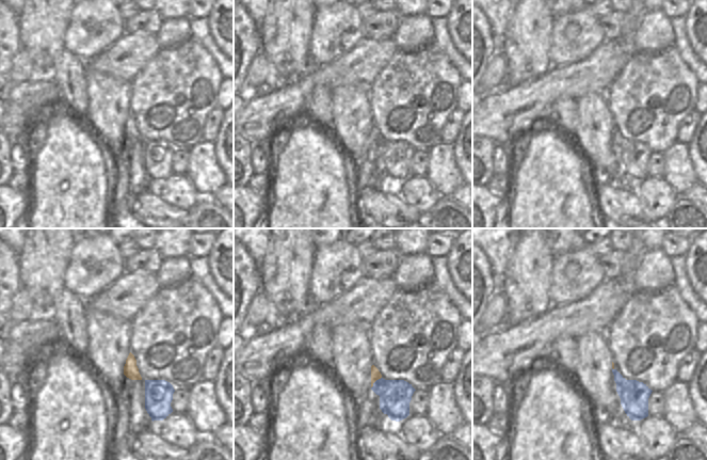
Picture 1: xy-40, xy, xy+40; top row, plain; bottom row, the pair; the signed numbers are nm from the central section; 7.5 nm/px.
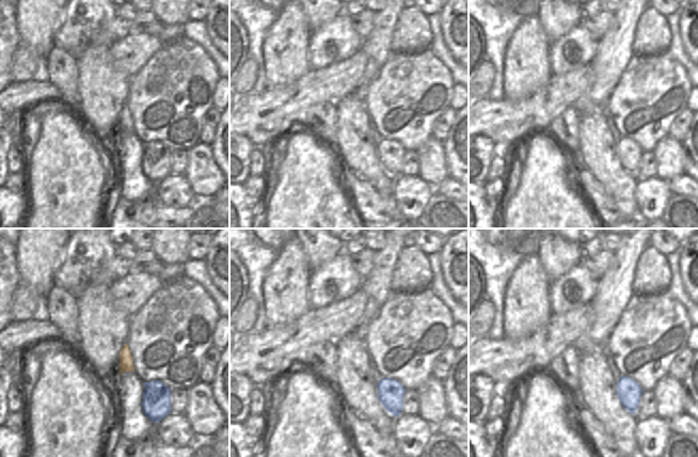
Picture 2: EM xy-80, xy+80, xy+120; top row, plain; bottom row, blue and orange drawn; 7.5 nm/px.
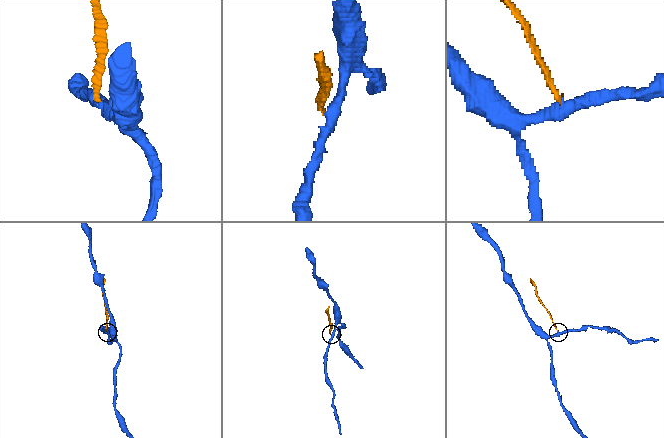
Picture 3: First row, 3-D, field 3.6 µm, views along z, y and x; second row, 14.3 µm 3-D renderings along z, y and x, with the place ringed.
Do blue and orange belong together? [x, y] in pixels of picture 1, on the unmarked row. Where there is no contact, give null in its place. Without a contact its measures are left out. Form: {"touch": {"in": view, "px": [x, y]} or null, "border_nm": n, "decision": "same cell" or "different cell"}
{"touch": {"in": "xy", "px": [374, 143]}, "border_nm": 120, "decision": "different cell"}

